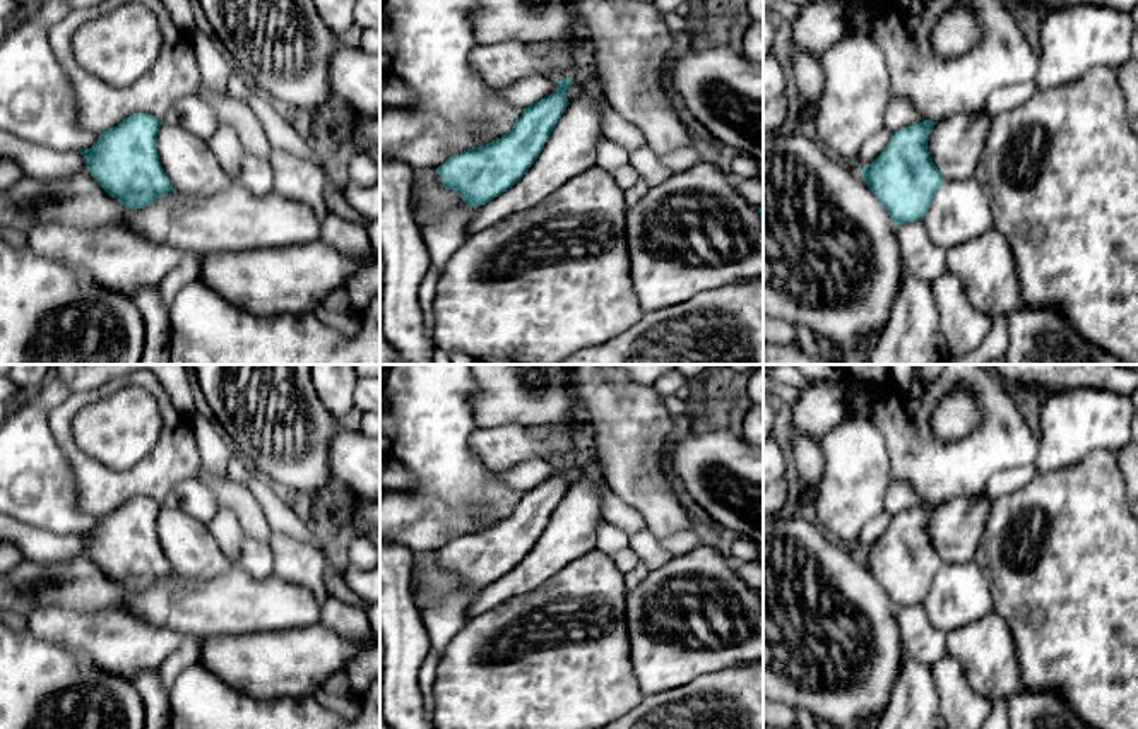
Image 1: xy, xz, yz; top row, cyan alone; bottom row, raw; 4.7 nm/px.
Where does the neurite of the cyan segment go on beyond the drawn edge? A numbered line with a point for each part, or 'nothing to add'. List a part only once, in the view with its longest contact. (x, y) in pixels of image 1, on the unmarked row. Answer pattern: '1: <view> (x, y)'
1: xz (570, 533)

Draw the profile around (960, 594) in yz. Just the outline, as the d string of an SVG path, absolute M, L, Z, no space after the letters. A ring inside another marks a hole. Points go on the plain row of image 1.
M979 560L945 565L922 602L931 625L951 633L993 613L991 582Z

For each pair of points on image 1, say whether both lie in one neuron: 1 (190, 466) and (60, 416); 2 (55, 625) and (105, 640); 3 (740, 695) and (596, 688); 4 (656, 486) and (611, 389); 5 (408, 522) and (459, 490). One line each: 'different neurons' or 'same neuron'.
1: same neuron
2: same neuron
3: different neurons
4: same neuron
5: different neurons

